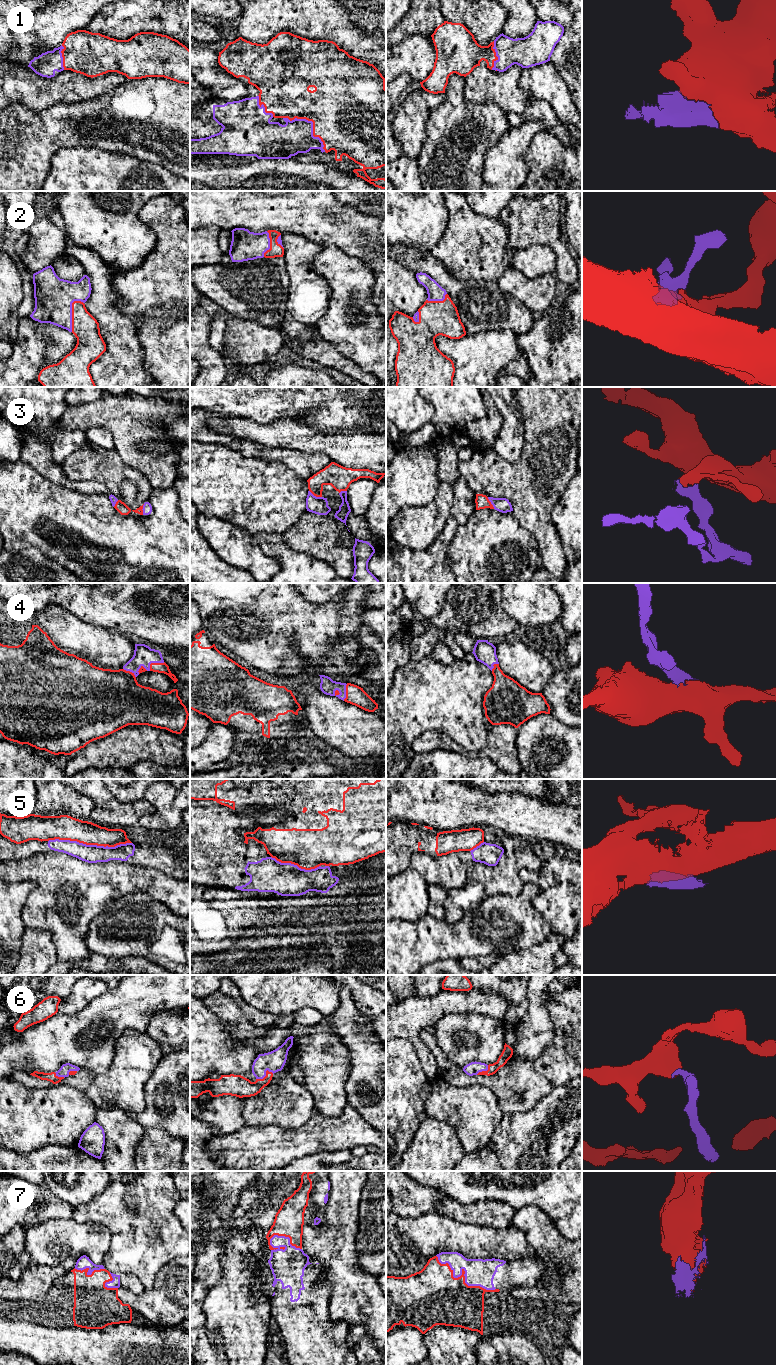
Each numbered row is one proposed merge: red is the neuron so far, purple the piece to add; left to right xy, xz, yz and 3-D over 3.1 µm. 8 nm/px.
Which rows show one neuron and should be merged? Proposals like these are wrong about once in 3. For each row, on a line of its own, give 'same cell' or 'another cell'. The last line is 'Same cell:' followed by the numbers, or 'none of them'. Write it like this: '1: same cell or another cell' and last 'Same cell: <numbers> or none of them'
1: same cell
2: same cell
3: same cell
4: same cell
5: same cell
6: same cell
7: same cell
Same cell: 1, 2, 3, 4, 5, 6, 7

